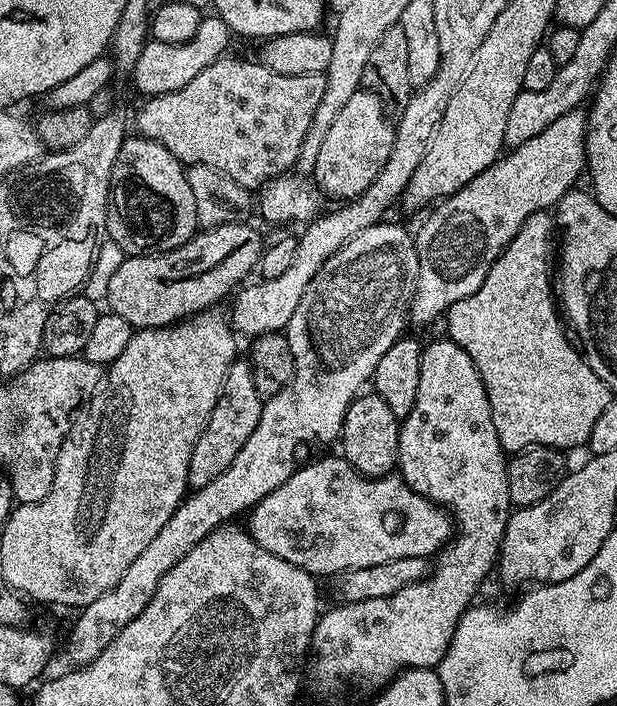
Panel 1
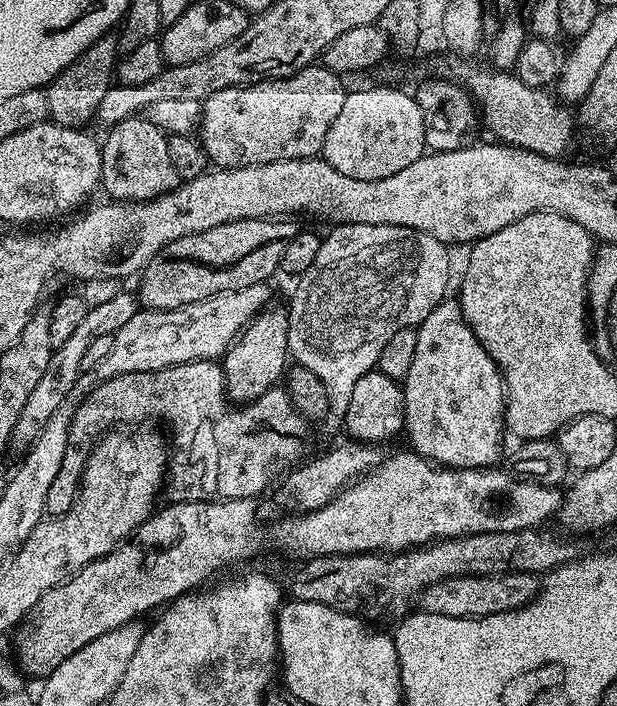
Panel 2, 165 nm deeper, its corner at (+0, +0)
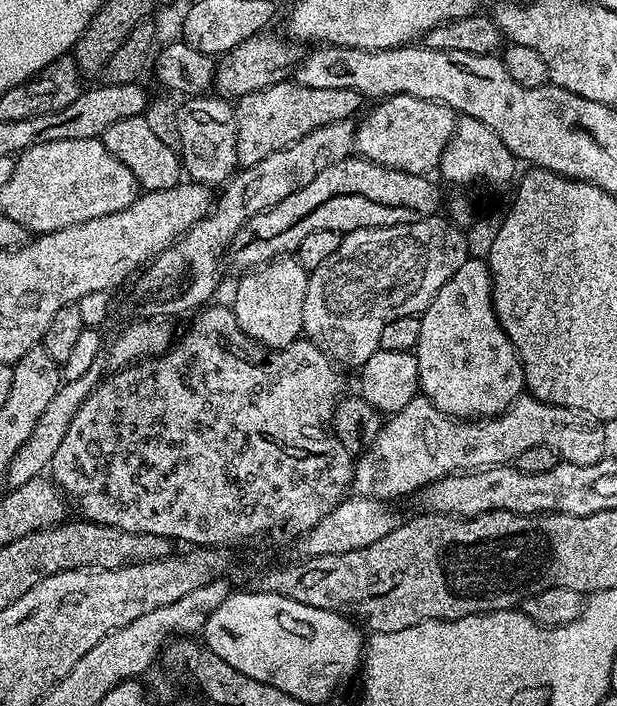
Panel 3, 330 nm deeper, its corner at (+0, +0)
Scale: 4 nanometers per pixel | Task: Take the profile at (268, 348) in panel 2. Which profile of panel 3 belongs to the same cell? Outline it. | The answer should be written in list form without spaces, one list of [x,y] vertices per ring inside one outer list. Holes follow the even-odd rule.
[[[285,254],[269,264],[245,271],[236,284],[230,307],[240,331],[266,348],[285,348],[301,339],[304,323],[302,306],[306,302],[308,273],[291,255]]]

